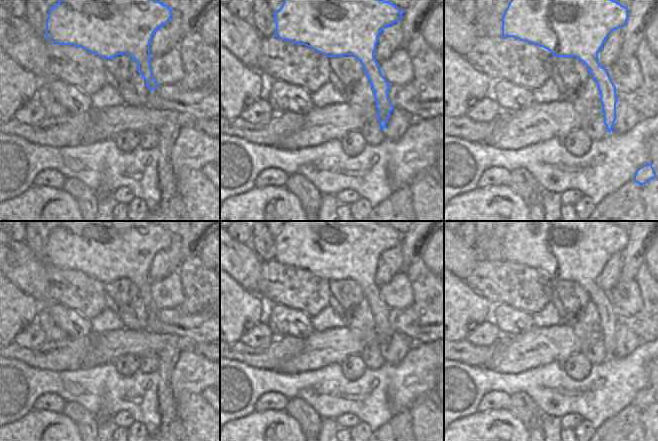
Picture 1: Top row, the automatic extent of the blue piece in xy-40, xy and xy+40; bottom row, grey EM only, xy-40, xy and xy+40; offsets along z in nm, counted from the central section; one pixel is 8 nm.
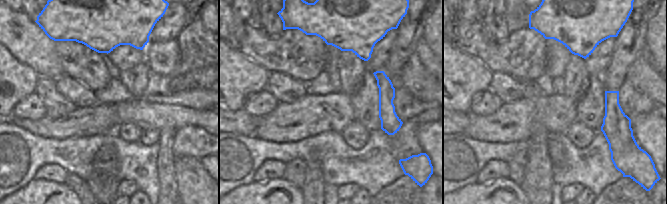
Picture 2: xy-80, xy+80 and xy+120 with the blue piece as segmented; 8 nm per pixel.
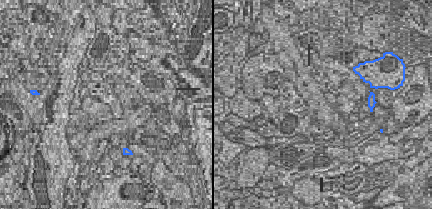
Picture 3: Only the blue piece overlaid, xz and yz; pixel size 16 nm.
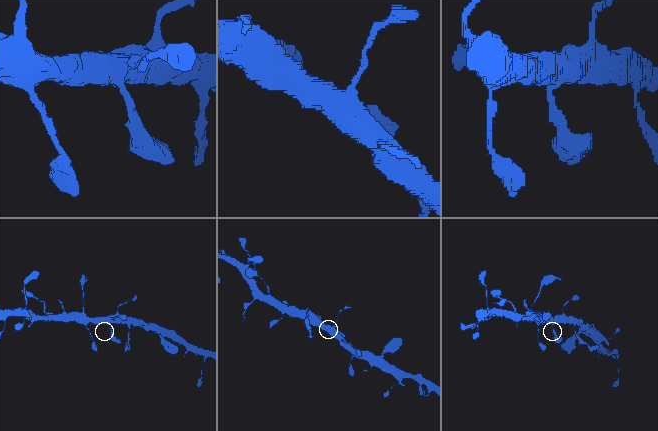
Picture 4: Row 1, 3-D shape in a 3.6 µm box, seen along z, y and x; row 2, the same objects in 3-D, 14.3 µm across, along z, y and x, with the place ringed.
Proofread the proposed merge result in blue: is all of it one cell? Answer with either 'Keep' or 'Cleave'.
Keep.

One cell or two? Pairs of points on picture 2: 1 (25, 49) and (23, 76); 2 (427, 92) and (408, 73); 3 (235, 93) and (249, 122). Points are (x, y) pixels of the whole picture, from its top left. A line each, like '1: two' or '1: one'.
1: two
2: one
3: two

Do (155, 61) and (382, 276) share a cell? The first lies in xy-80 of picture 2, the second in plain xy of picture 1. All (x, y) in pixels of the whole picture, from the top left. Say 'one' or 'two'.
two

